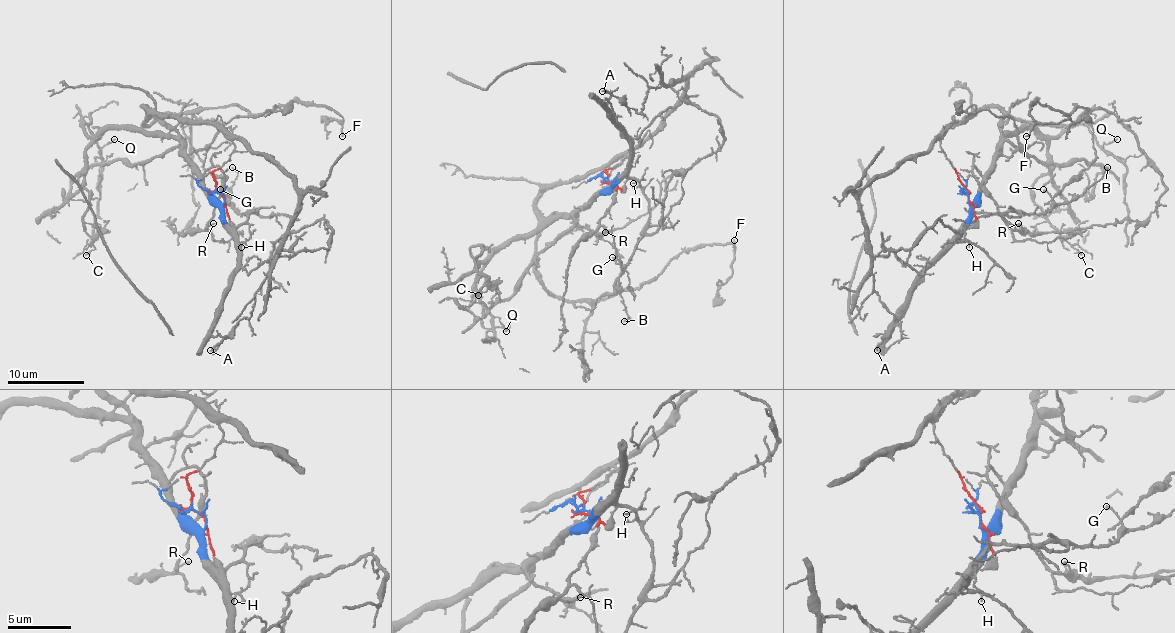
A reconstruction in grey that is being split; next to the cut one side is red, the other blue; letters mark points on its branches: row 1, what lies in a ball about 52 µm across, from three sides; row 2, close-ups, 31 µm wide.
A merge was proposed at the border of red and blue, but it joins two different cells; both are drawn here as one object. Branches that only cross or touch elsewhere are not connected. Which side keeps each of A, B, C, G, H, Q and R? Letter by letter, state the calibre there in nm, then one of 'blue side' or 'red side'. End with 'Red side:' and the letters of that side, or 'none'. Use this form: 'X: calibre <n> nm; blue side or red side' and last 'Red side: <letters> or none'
A: calibre 220 nm; red side
B: calibre 150 nm; blue side
C: calibre 180 nm; blue side
G: calibre 160 nm; blue side
H: calibre 110 nm; blue side
Q: calibre 120 nm; blue side
R: calibre 110 nm; blue side
Red side: A

